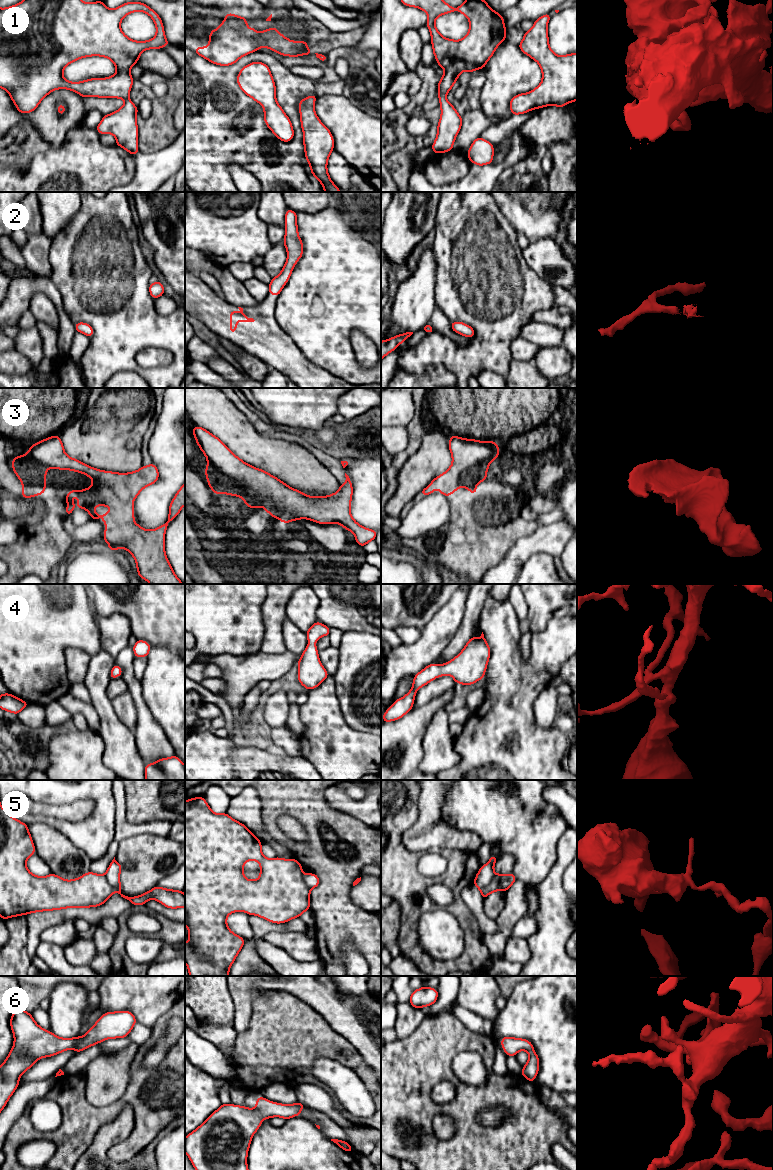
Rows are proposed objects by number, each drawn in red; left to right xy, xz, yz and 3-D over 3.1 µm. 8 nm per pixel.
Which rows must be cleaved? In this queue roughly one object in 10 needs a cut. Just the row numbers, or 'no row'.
5

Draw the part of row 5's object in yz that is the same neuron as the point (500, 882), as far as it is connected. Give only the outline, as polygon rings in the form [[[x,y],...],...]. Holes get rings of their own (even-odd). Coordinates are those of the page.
[[[513,873],[504,875],[495,874],[492,881],[486,887],[480,890],[482,898],[485,899],[494,891],[506,892],[516,880],[517,879]]]

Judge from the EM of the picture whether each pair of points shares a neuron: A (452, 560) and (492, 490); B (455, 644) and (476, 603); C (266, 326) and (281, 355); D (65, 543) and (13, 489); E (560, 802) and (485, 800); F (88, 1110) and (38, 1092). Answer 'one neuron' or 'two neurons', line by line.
A: one neuron
B: one neuron
C: one neuron
D: one neuron
E: two neurons
F: two neurons

